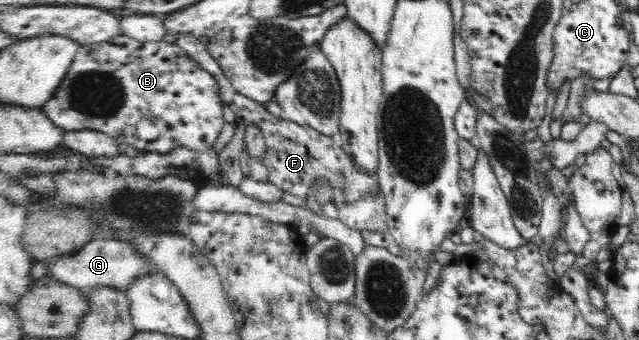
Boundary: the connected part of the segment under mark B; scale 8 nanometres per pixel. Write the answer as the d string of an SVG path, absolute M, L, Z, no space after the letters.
M123 33L109 37L107 40L94 43L85 43L80 45L65 71L63 82L54 91L53 94L39 107L43 114L57 127L67 132L79 132L79 130L95 130L103 132L114 138L119 143L129 144L139 151L168 153L175 148L186 148L193 152L205 152L215 146L219 133L224 124L223 103L221 102L220 83L213 74L205 70L193 57L189 55L176 43L167 42L165 39L160 41L138 41Z

